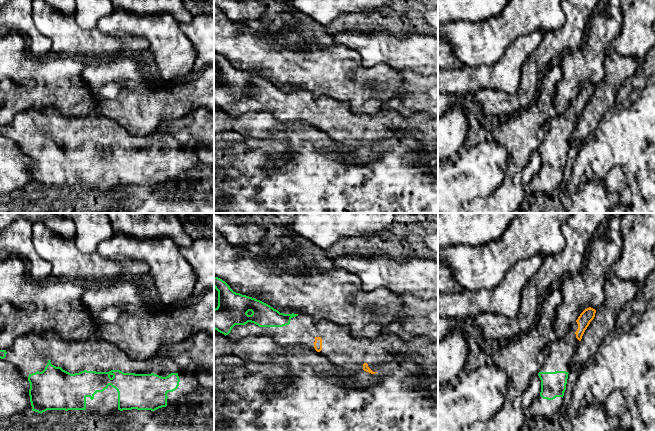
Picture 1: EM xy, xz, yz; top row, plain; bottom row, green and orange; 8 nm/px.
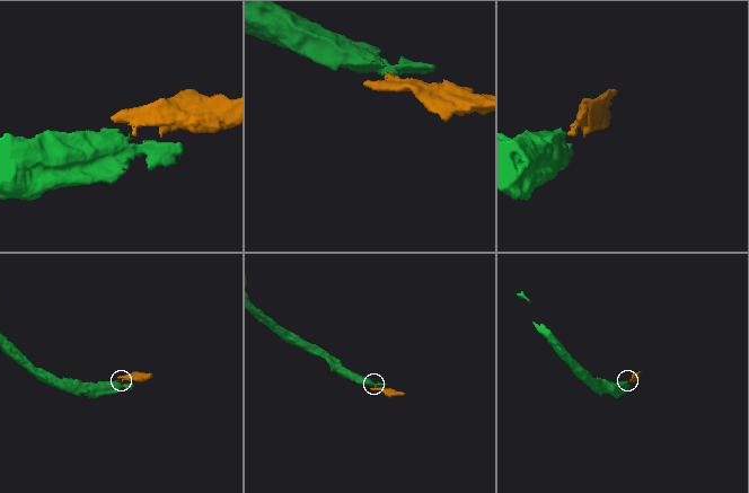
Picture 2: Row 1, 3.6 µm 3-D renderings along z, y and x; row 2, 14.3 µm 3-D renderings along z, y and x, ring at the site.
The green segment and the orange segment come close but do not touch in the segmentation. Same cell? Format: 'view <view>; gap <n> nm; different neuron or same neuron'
view xz; gap 220 nm; same neuron

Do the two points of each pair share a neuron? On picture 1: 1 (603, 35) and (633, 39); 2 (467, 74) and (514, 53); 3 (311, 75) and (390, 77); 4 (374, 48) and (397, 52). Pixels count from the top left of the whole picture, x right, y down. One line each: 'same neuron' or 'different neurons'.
1: different neurons
2: same neuron
3: same neuron
4: same neuron

